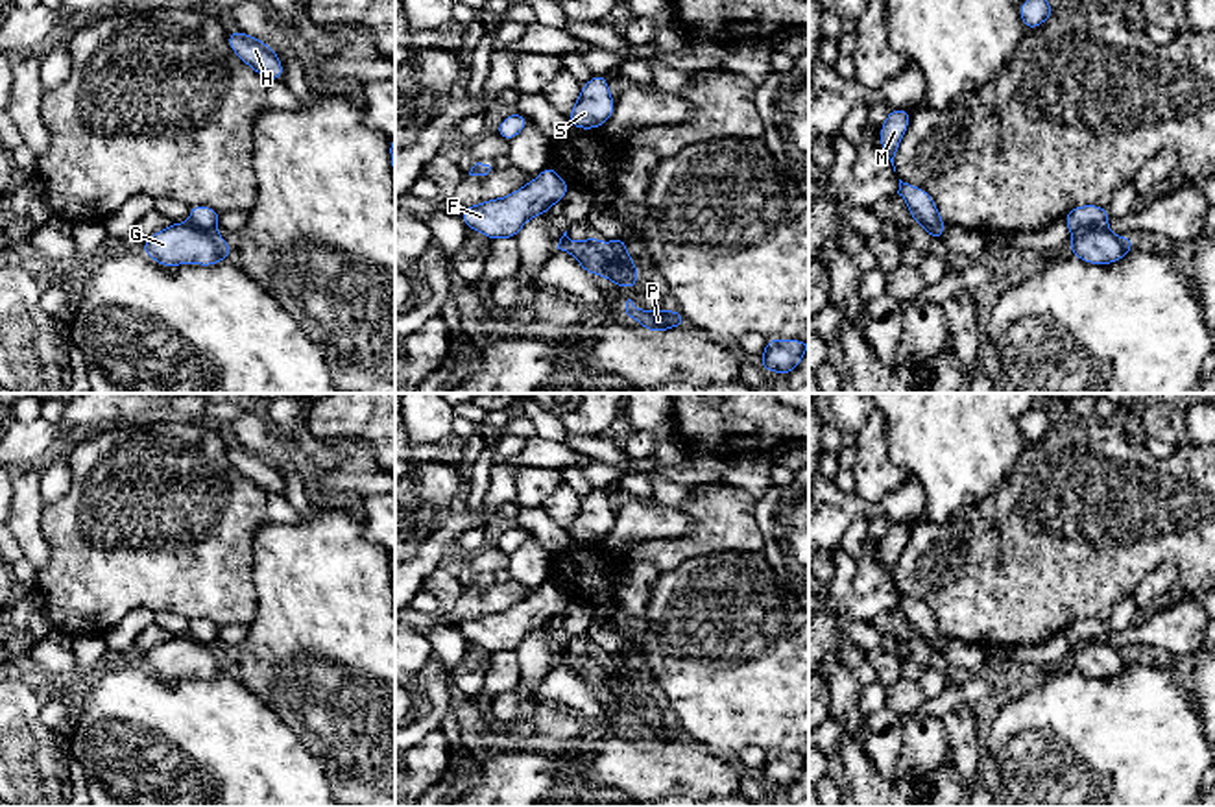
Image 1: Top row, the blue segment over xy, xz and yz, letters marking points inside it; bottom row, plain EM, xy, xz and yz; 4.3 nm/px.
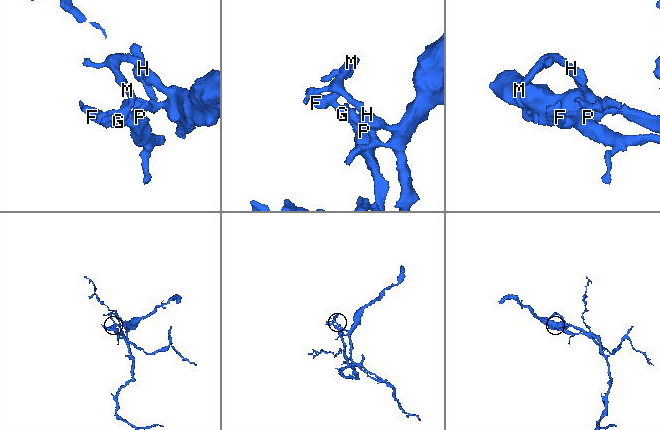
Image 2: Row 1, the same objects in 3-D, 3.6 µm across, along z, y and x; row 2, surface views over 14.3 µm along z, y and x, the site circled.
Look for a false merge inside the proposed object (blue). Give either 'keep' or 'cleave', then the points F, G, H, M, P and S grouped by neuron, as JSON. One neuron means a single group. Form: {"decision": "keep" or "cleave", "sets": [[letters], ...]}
{"decision": "cleave", "sets": [["F", "G", "P"], ["H", "M", "S"]]}

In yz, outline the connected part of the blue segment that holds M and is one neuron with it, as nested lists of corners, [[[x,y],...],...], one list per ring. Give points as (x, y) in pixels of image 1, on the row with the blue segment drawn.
[[[890,109],[884,124],[881,126],[881,148],[894,166],[899,142],[908,127],[910,113],[907,109]]]

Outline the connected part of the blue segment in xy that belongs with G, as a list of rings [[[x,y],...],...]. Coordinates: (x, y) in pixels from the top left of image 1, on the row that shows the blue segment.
[[[170,223],[142,242],[142,251],[164,268],[177,264],[214,266],[233,257],[229,240],[190,223]]]

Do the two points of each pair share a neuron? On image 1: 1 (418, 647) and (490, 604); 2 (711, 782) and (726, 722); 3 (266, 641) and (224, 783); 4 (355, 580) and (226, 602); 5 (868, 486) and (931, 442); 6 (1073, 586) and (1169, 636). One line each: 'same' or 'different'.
1: different
2: different
3: different
4: different
5: different
6: different

